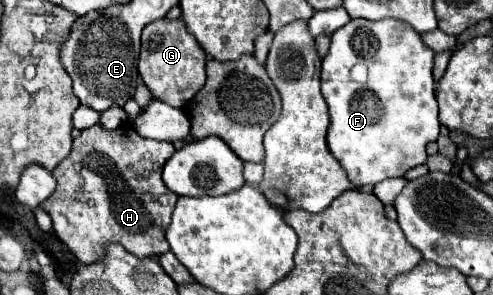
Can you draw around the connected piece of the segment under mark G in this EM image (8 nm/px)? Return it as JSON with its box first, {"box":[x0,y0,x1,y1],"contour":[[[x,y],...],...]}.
{"box":[138,19,206,107],"contour":[[[160,19],[146,25],[142,31],[138,71],[154,99],[164,101],[172,107],[182,107],[202,89],[206,81],[206,53],[194,39],[194,35],[188,33],[186,23],[182,19],[176,21]]]}

